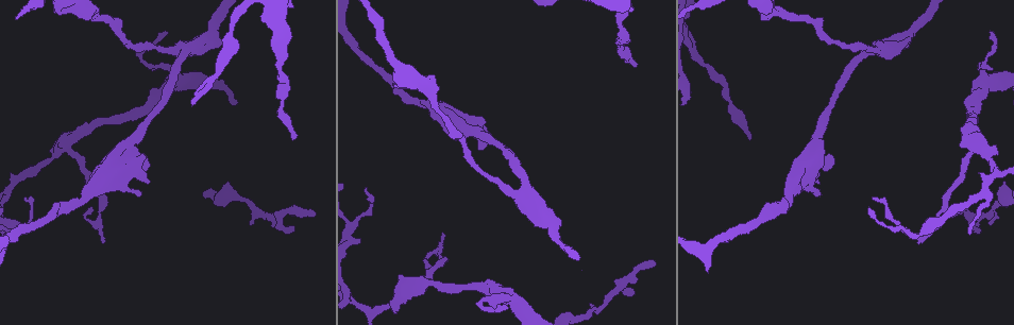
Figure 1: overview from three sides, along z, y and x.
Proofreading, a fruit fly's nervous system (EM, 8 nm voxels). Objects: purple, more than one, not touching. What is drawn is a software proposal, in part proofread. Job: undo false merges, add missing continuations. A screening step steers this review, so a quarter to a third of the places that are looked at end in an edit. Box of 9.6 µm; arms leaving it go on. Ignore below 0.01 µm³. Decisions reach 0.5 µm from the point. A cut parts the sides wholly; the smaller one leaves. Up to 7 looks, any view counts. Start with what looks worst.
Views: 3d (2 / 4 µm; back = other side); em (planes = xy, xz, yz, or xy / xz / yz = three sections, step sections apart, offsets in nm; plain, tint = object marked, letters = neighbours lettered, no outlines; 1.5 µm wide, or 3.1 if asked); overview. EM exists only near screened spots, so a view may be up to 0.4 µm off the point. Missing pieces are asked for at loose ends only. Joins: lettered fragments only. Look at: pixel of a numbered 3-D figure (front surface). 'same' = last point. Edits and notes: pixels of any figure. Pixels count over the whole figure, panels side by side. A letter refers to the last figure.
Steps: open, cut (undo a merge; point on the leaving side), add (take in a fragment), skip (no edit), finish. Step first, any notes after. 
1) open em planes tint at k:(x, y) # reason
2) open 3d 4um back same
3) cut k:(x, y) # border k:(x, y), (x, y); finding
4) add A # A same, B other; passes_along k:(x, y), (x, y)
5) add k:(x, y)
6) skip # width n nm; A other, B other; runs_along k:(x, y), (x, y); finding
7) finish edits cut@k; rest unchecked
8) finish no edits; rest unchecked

open 3d 4um at 1:(292, 138) # tapers out

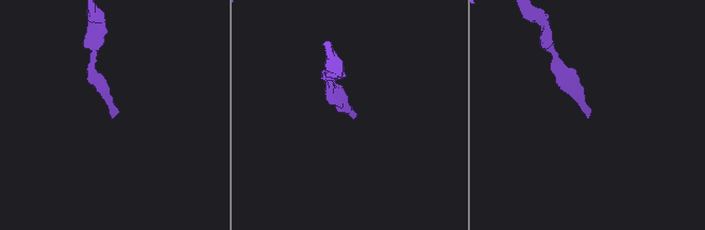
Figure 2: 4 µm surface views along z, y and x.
open em planes tint at 2:(111, 118)

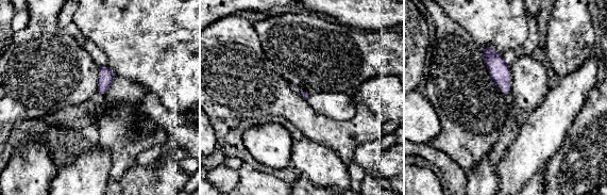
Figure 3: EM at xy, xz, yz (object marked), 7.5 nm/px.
open em planes letters same

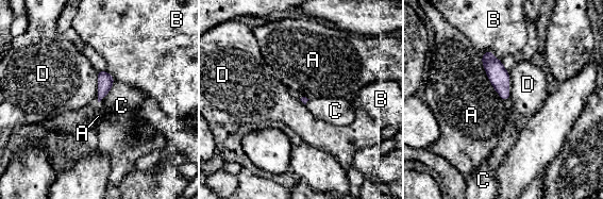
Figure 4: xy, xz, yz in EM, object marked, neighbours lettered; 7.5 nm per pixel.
skip # longest_contact A 380 nm; A other, B other, C other, D other; none of them fits

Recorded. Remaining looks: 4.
open 3d 4um at 1:(315, 214) # branch stops here

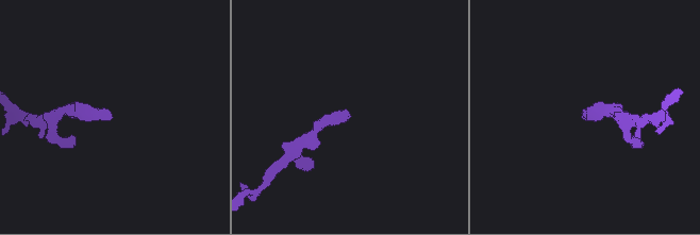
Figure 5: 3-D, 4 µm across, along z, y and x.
open em planes letters at 5:(586, 117) # now the EM

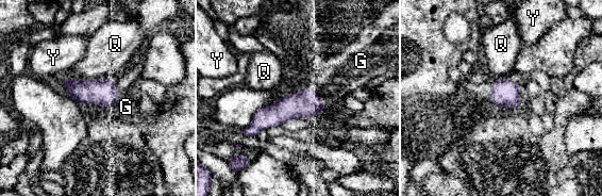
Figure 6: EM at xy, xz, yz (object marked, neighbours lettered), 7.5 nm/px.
add G # G same, Q other, Y other; it goes on there

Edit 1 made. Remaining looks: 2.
open em planes letters at 1:(506, 308) # thin end

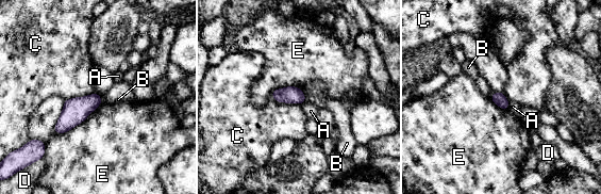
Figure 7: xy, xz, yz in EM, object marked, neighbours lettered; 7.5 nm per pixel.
skip # A other, B other, C other, D other, E other; no lettered fragment goes on from it

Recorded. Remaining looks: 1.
finish edits add@6; rest unchecked

